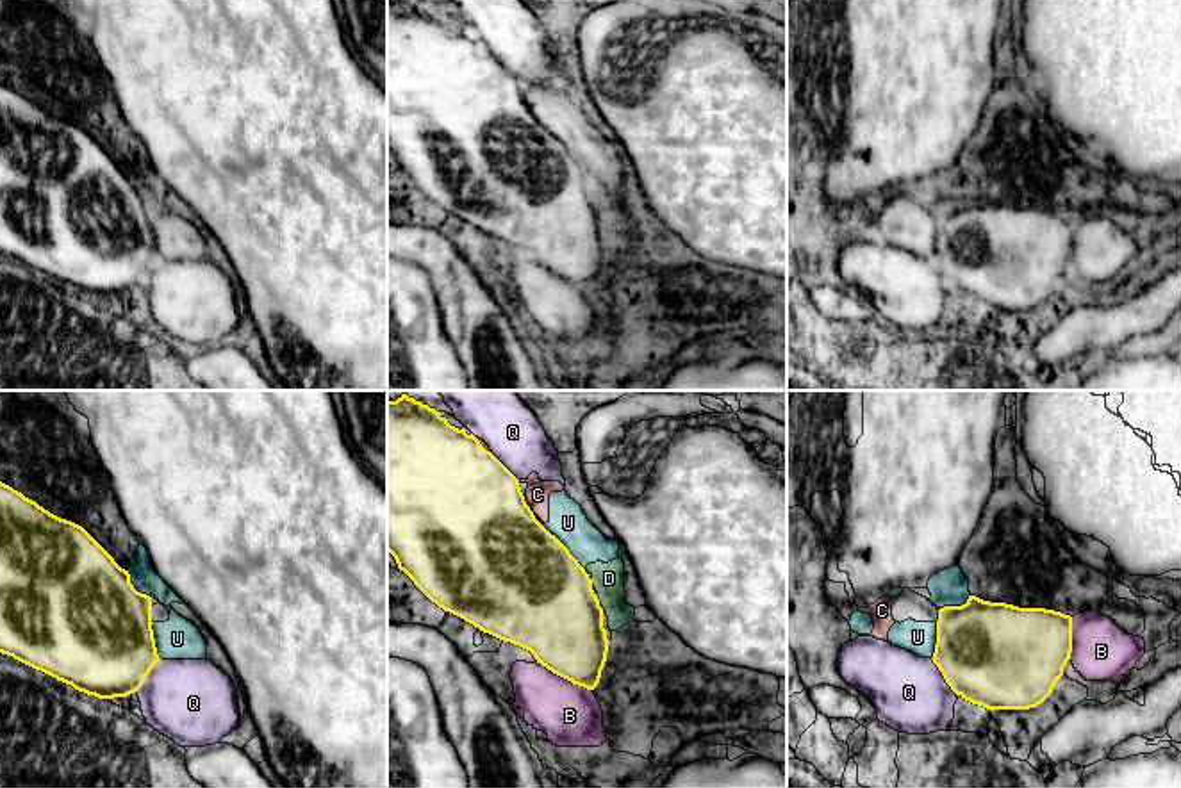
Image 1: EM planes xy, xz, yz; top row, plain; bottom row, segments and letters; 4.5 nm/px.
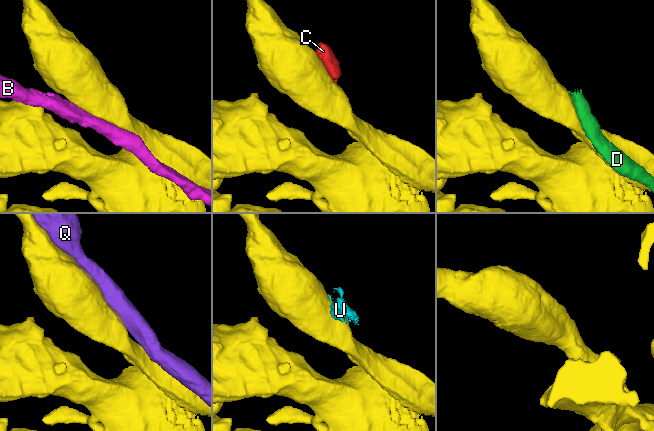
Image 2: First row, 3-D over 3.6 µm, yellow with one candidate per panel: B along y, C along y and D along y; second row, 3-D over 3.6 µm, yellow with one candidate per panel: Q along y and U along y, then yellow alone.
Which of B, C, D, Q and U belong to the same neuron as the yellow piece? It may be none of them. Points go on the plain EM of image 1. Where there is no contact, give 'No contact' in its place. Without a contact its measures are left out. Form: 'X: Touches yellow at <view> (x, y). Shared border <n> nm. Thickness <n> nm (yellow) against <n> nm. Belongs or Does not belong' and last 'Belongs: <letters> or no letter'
B: Touches yellow at xz (564, 279). Shared border 280 nm. Thickness 380 nm (yellow) against 280 nm. Does not belong
C: Touches yellow at xz (528, 107). Shared border 70 nm. Thickness 500 nm (yellow) against 110 nm. Does not belong
D: Touches yellow at xz (591, 182). Shared border 40 nm. Thickness 480 nm (yellow) against 140 nm. Does not belong
Q: Touches yellow at yz (942, 275). Shared border 200 nm. Thickness 480 nm (yellow) against 340 nm. Does not belong
U: Touches yellow at xz (564, 147). Shared border 400 nm. Thickness 500 nm (yellow) against 170 nm. Does not belong
Belongs: no letter

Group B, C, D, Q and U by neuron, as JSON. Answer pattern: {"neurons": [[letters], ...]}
{"neurons": [["B"], ["C", "D", "U"], ["Q"]]}

